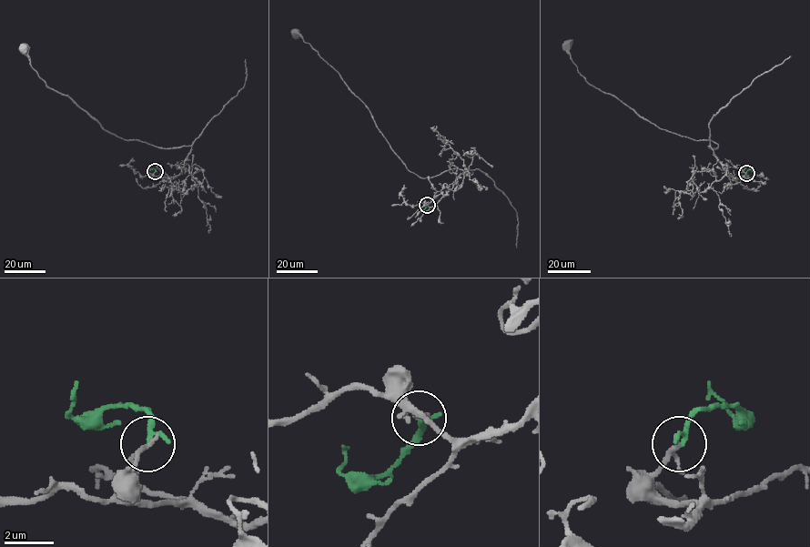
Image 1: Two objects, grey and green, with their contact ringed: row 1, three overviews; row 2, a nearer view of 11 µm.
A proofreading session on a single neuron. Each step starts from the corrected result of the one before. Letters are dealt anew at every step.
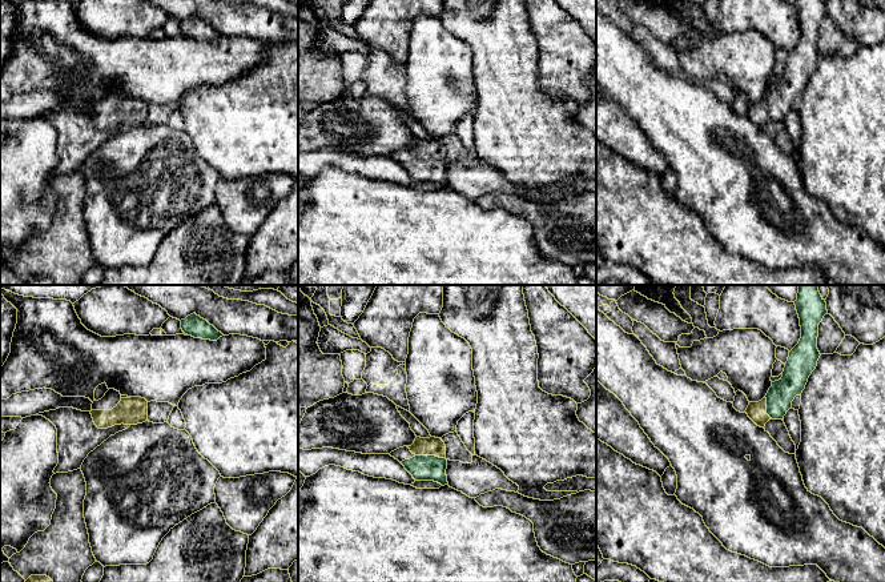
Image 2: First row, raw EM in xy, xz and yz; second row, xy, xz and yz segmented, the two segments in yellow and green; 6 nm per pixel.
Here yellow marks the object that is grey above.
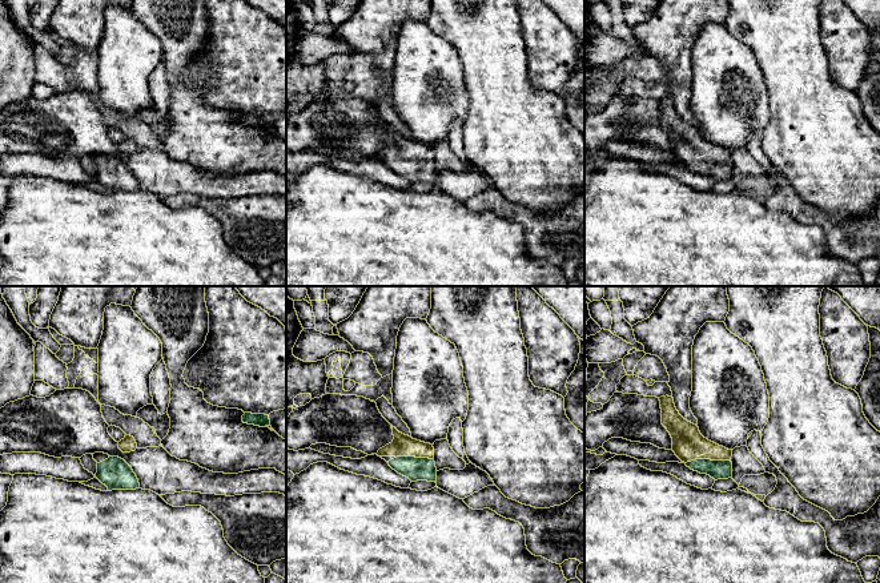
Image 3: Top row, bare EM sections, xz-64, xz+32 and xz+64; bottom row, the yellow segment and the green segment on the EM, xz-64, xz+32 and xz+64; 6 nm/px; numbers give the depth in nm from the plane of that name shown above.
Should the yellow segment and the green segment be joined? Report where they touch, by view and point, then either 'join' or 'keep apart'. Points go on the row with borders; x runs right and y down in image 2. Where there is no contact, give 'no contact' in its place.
contact xz (430, 454); join

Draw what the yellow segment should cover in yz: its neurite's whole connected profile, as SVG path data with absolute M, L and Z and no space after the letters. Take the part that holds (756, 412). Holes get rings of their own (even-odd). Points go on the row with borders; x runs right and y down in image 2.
M798 285L795 301L800 318L801 338L789 352L783 377L772 382L767 396L759 402L749 402L745 413L760 428L772 420L784 420L796 396L801 396L809 376L817 366L818 324L828 313L826 302L818 292L818 285Z

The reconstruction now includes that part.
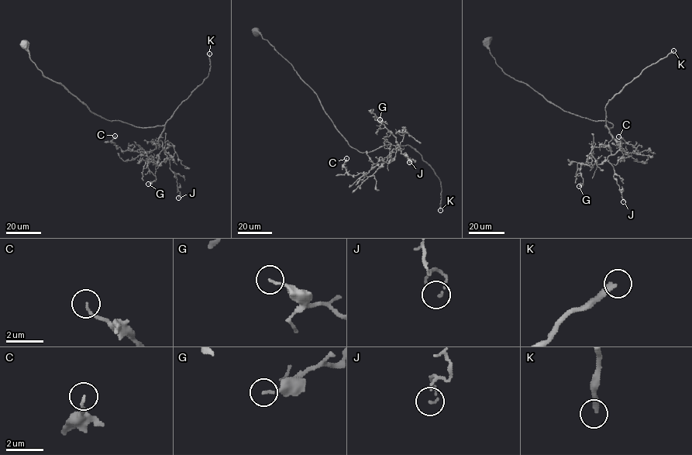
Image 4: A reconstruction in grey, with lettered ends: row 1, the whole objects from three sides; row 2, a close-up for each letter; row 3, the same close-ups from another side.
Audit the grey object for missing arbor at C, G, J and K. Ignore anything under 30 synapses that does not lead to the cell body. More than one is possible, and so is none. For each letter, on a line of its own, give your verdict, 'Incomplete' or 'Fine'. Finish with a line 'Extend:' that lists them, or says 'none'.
C: Fine
G: Fine
J: Fine
K: Incomplete
Extend: K

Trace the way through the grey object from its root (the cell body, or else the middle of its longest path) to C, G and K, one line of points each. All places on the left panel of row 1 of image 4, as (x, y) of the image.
C: (24, 44), (43, 74), (92, 113), (141, 128), (164, 126), (149, 151), (123, 151), (111, 140), (115, 136)
G: (24, 44), (43, 74), (92, 113), (164, 126), (167, 159), (148, 163), (156, 177), (148, 184)
K: (24, 44), (29, 58), (43, 74), (60, 83), (92, 113), (141, 128), (165, 124), (208, 75), (209, 53)

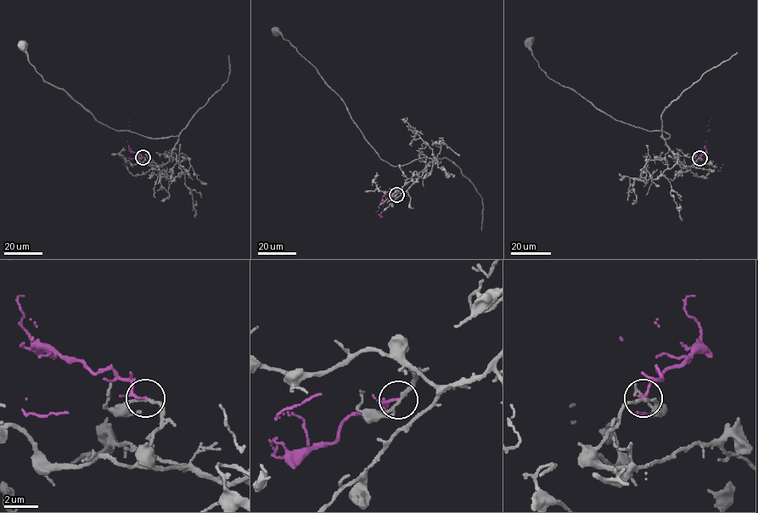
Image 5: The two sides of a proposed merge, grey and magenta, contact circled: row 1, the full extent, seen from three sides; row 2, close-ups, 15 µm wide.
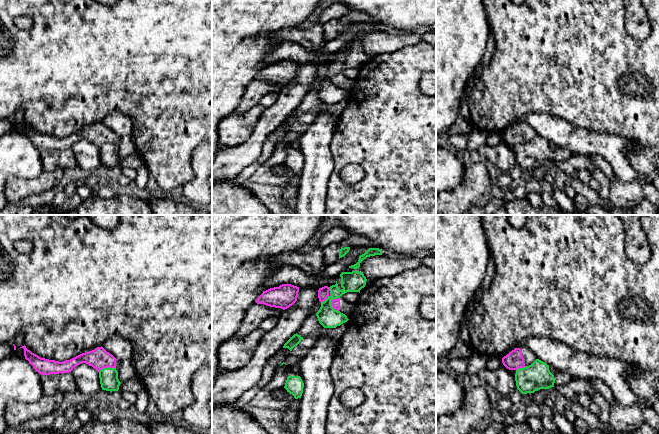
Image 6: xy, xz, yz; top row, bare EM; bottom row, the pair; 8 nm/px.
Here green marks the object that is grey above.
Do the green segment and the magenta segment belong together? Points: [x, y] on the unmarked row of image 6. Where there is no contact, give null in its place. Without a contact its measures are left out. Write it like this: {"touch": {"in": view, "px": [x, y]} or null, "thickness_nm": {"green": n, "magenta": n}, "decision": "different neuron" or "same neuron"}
{"touch": {"in": "xz", "px": [330, 80]}, "thickness_nm": {"green": 170, "magenta": 70}, "decision": "different neuron"}

